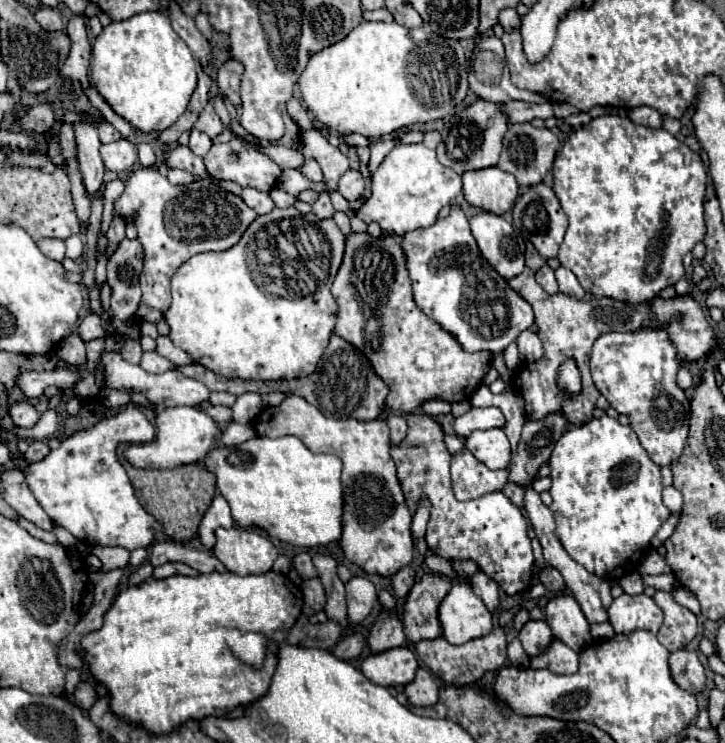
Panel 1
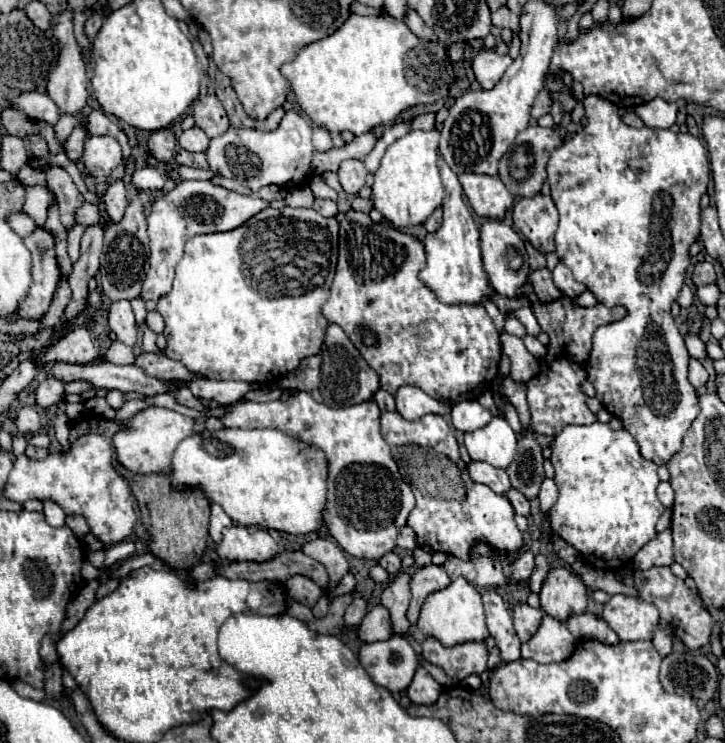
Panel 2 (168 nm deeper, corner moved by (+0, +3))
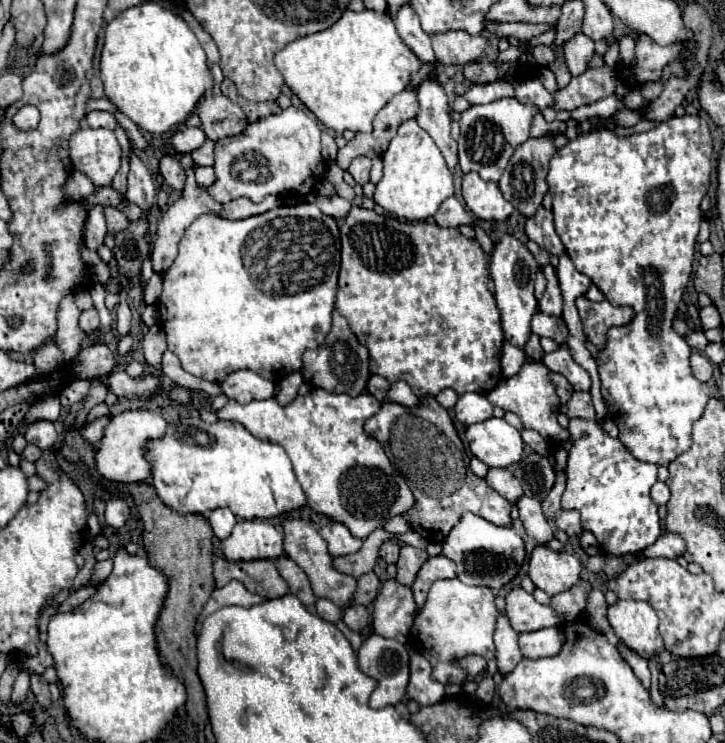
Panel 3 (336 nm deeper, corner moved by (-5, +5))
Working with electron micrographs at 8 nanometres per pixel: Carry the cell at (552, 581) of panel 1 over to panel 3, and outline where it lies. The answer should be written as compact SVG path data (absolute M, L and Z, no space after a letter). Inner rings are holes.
M466 514L450 530L450 536L444 542L444 556L448 556L456 564L458 580L462 580L464 584L488 586L492 590L498 590L518 576L526 560L526 548L522 538L512 528L494 526L476 514Z

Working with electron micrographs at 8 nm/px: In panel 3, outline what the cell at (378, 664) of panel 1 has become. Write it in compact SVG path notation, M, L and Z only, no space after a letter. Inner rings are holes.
M372 634L362 642L362 646L358 650L358 666L364 674L372 676L378 682L376 690L370 696L370 708L384 708L384 706L396 704L404 698L406 686L410 680L410 652L408 652L406 644Z

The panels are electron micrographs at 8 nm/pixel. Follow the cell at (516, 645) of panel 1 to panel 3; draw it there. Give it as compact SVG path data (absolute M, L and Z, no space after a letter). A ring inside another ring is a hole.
M498 612L496 630L494 630L494 644L496 644L498 670L502 674L512 672L516 668L516 664L522 660L522 652L518 648L518 632L512 628L506 612Z

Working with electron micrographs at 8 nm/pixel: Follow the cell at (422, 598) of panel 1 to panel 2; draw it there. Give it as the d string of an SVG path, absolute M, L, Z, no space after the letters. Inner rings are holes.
M429 564L429 566L423 566L419 568L415 574L413 574L413 580L411 580L411 592L413 592L413 598L411 598L411 604L409 604L409 612L407 612L407 618L411 624L417 622L419 618L419 610L421 610L421 604L425 602L425 598L435 592L435 590L441 590L445 586L449 586L451 578L447 576L445 568L443 566L435 566L435 564Z

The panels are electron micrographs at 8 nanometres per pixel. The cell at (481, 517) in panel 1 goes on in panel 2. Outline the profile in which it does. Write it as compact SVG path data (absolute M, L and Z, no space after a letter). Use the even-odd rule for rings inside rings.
M383 410L379 422L381 434L385 442L393 446L393 458L397 466L403 468L417 500L407 524L415 530L421 548L467 560L471 546L477 540L485 540L501 552L515 552L523 546L511 502L469 478L465 462L459 458L457 440L443 416L425 414L423 418L409 422L399 412Z

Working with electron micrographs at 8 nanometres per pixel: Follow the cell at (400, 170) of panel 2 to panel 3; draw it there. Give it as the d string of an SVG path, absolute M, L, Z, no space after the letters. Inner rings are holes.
M414 118L406 120L398 128L398 134L392 138L388 150L382 154L382 160L384 176L376 184L374 202L398 218L410 222L430 220L440 208L440 204L454 194L452 172L446 168L446 162L434 140L428 136L426 130L418 126Z

